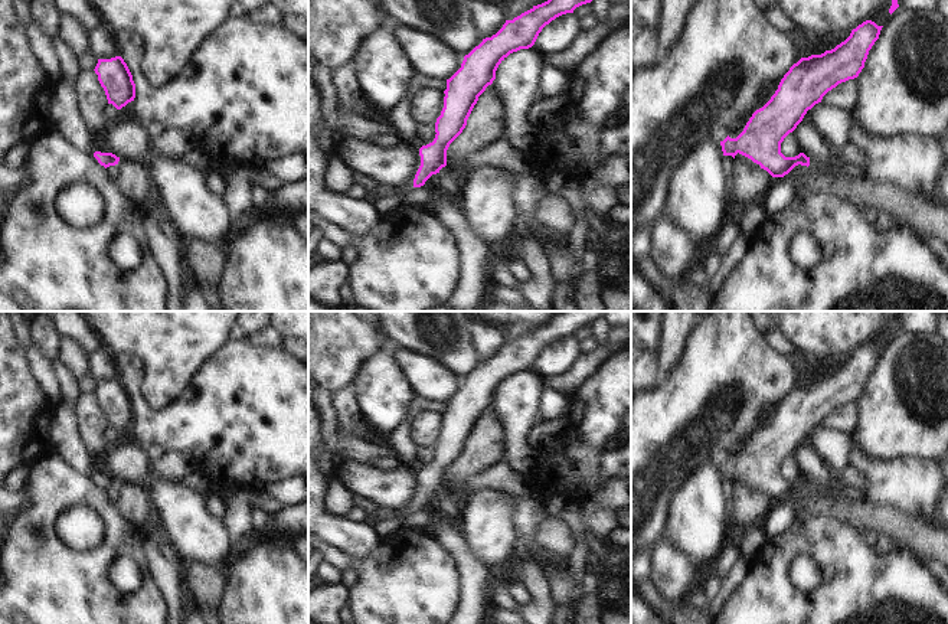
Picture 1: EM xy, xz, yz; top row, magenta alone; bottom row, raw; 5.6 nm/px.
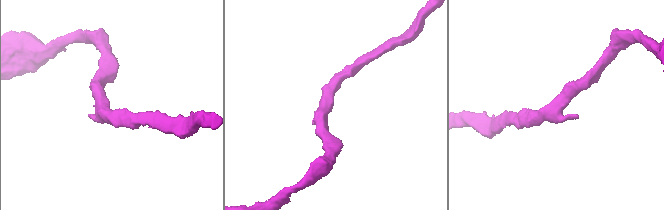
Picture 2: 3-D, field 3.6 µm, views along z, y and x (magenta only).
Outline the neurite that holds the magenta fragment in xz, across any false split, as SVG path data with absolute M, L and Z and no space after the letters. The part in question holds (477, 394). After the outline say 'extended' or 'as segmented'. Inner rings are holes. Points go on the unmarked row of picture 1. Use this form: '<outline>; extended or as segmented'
M559 311L547 324L533 329L491 360L483 362L468 378L461 391L447 402L444 431L435 445L435 461L419 471L421 489L413 510L421 510L447 489L447 473L462 455L478 419L496 402L498 388L513 375L535 367L542 352L556 340L573 336L582 327L605 317L608 311Z; as segmented

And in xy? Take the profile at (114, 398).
M121 379L98 382L95 389L98 404L105 414L108 427L121 432L135 421L133 398Z; as segmented

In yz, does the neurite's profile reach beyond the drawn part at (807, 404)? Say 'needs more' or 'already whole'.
already whole

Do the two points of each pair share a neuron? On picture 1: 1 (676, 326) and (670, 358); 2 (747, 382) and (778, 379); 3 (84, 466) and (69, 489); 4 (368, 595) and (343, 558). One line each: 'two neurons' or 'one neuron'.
1: one neuron
2: one neuron
3: two neurons
4: one neuron

